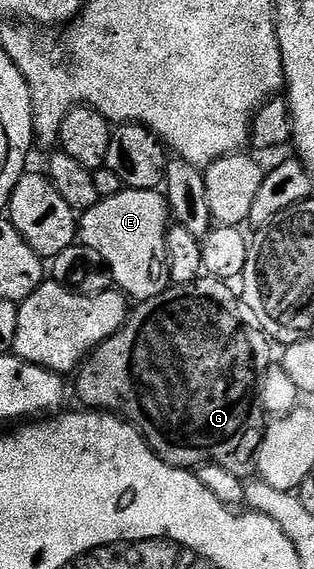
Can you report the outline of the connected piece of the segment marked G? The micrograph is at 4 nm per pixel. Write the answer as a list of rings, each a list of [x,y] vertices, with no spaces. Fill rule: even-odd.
[[[200,278],[193,284],[169,286],[161,294],[157,294],[157,298],[149,298],[136,303],[130,309],[127,321],[105,343],[94,348],[78,369],[74,377],[76,380],[75,388],[73,384],[73,392],[74,395],[75,392],[79,395],[79,400],[83,403],[80,405],[87,410],[103,409],[112,414],[118,414],[140,432],[147,445],[157,453],[161,460],[175,468],[198,470],[204,464],[216,464],[229,470],[229,474],[237,474],[241,478],[250,477],[257,468],[259,443],[263,441],[265,431],[265,413],[259,404],[259,378],[269,367],[269,359],[267,360],[269,337],[259,331],[258,327],[253,326],[251,317],[245,314],[236,289],[234,292],[231,288],[234,287],[230,283],[221,280]]]

